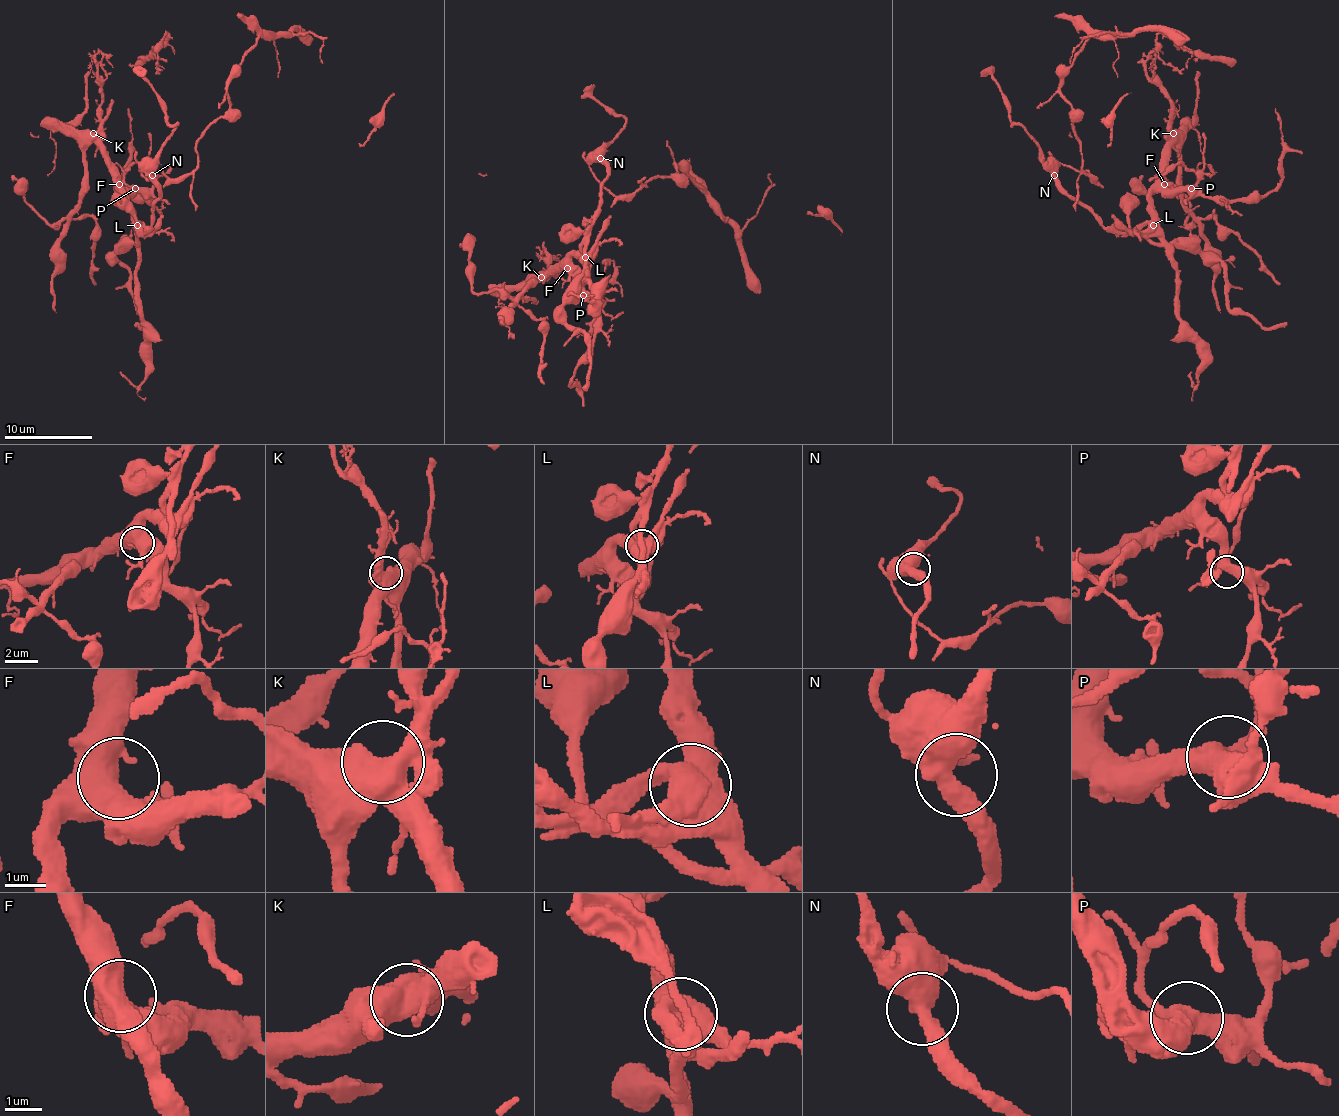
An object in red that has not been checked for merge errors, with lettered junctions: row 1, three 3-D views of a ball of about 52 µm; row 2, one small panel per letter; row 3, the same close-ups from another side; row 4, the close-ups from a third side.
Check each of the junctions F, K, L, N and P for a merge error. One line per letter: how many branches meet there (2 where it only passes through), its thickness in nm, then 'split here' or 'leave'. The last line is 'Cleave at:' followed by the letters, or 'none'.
F: 3 | 550 nm | leave
K: 2 | 650 nm | leave
L: 3 | 600 nm | split here
N: 2 | 550 nm | leave
P: 4 | 440 nm | leave
Cleave at: L

